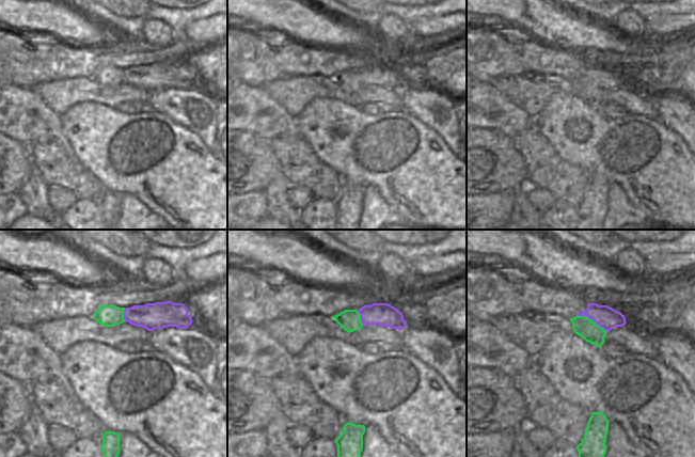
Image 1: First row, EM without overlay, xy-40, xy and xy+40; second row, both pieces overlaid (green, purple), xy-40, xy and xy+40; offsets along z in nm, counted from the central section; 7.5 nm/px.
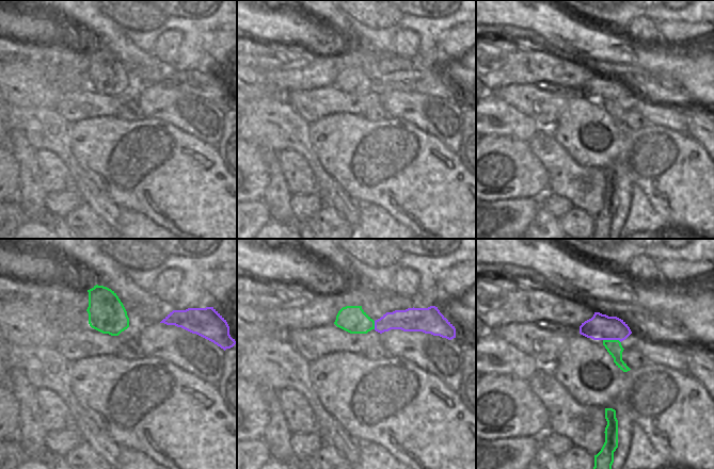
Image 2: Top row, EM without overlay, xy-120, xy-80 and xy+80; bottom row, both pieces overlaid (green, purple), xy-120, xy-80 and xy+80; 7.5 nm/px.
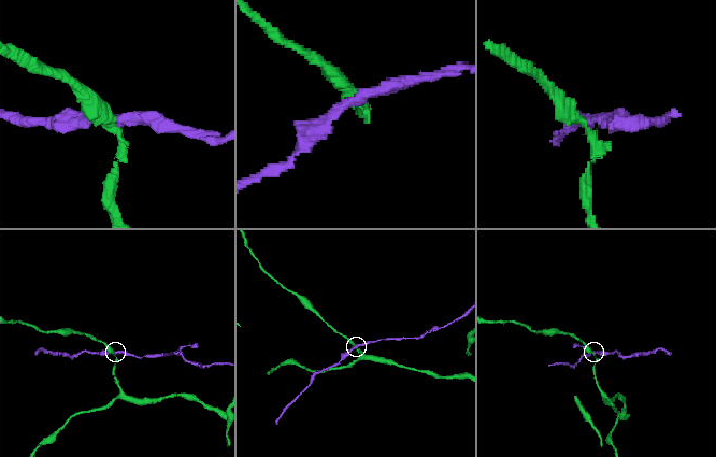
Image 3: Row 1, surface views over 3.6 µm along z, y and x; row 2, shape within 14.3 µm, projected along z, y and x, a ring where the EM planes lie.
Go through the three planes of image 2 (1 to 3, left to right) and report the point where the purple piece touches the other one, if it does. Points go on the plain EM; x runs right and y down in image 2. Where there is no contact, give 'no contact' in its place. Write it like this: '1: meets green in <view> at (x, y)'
1: no contact
2: meets green in xy-80 at (374, 86)
3: meets green in xy+80 at (612, 101)

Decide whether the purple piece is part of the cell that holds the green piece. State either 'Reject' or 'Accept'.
Reject

